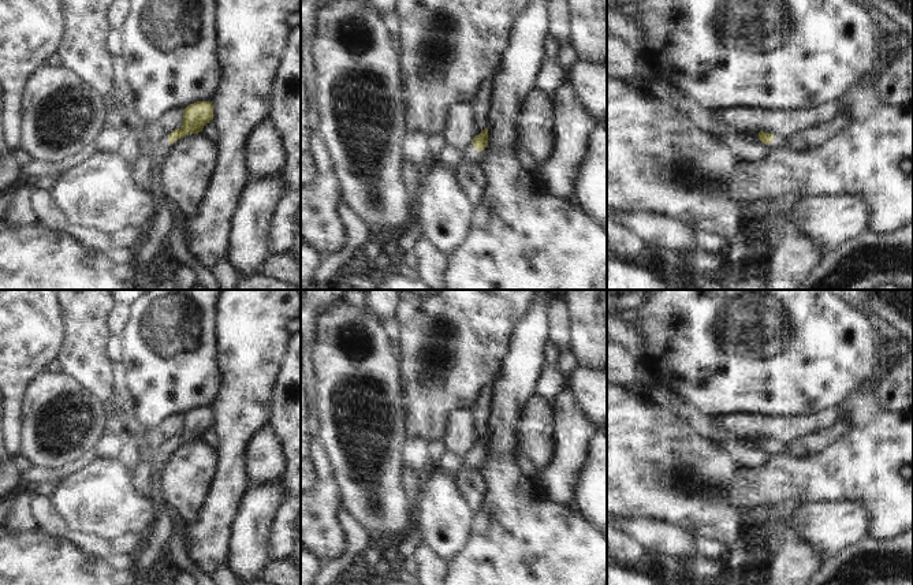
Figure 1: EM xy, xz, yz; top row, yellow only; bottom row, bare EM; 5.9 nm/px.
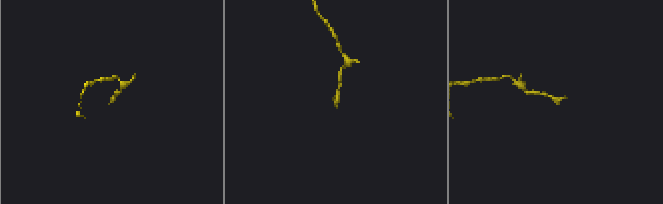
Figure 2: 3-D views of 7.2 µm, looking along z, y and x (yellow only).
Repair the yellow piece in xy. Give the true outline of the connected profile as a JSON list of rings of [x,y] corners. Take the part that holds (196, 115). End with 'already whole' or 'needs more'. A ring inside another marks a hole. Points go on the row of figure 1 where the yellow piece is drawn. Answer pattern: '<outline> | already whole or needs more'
[[[197,101],[190,104],[183,109],[183,124],[180,128],[164,134],[157,148],[152,153],[150,167],[154,168],[165,157],[165,152],[172,148],[172,145],[189,135],[198,134],[202,131],[204,126],[213,120],[213,105],[210,101]]] | needs more

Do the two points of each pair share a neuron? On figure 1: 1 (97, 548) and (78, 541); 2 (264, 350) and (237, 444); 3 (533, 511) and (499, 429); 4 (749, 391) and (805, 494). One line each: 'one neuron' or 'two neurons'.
1: one neuron
2: one neuron
3: one neuron
4: two neurons

